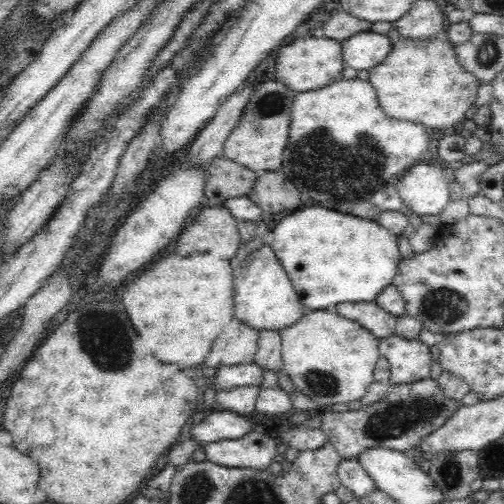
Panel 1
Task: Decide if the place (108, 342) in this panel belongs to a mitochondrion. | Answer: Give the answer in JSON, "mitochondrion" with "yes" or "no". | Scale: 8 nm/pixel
{"mitochondrion":"yes"}

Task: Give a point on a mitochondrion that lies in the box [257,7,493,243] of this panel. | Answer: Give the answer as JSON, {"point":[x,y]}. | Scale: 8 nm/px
{"point":[369,159]}

